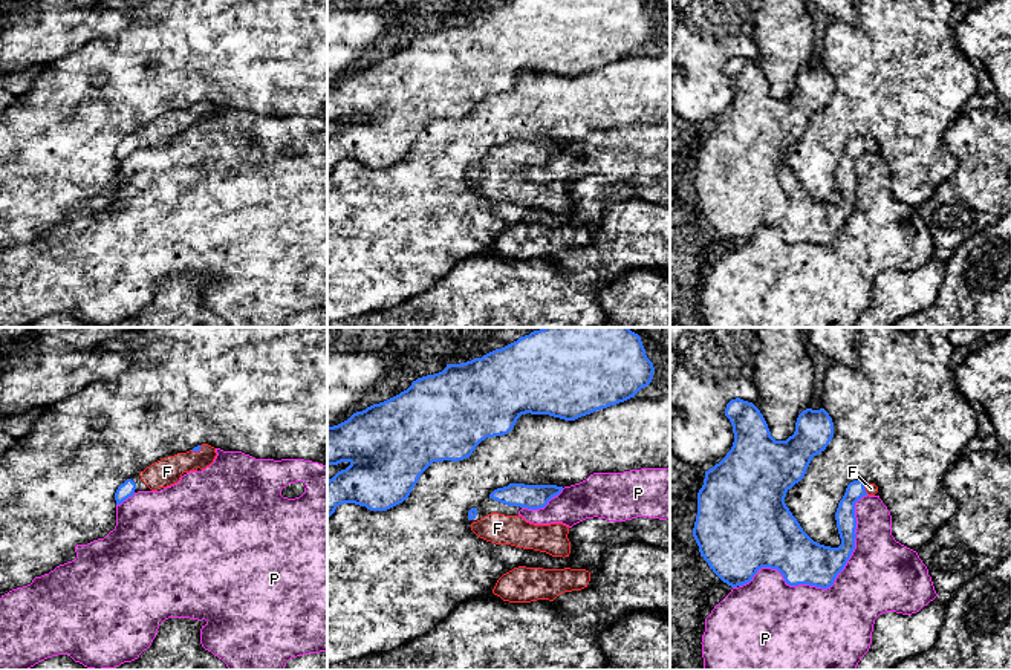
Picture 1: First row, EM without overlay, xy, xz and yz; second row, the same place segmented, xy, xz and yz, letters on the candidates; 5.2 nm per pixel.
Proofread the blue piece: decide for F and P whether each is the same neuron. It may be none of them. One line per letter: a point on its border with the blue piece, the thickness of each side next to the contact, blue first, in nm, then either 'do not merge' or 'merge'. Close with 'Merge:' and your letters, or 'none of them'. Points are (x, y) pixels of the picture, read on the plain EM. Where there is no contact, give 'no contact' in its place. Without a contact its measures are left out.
F: xy (196, 109) | 30/150 nm | merge
P: yz (829, 243) | 240/460 nm | do not merge
Merge: F

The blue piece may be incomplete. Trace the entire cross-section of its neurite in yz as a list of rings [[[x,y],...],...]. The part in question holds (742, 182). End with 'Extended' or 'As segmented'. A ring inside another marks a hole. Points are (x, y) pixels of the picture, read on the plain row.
[[[731,57],[725,73],[733,83],[733,104],[719,121],[705,128],[704,142],[697,150],[693,194],[701,214],[731,245],[749,240],[762,225],[777,226],[789,243],[831,245],[855,207],[855,161],[867,151],[875,153],[878,144],[863,138],[850,139],[835,170],[841,202],[820,202],[803,188],[785,154],[805,135],[812,115],[824,109],[832,98],[834,80],[829,70],[824,66],[803,67],[794,92],[786,98],[771,93],[763,72],[753,60]]]. Extended

